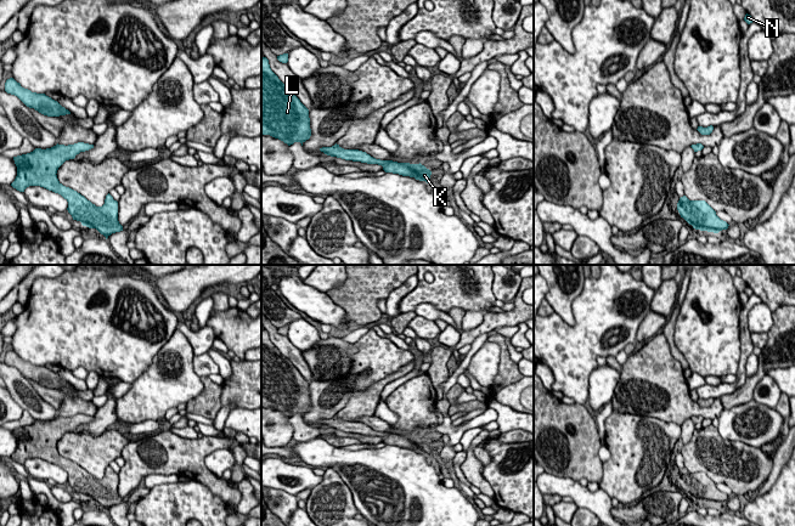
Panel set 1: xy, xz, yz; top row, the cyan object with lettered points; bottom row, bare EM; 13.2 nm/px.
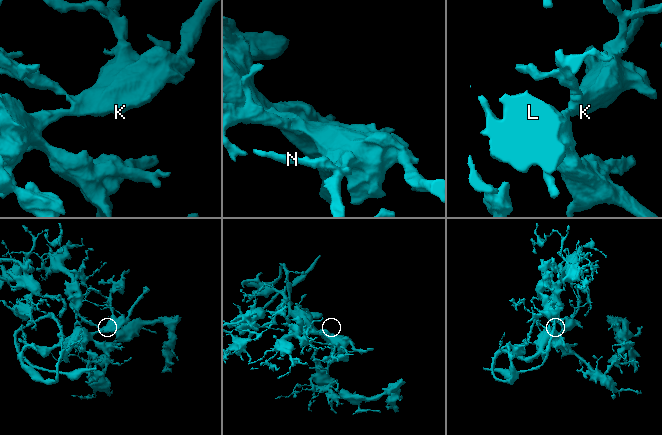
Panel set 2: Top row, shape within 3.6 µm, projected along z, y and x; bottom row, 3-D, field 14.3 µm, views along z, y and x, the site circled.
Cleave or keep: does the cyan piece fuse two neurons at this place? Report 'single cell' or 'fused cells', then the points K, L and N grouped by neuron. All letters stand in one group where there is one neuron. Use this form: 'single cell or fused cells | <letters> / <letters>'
single cell | K L N

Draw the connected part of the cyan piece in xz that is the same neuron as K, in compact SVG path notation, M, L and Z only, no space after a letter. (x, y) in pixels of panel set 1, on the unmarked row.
M337 415L332 419L322 419L320 420L320 423L327 428L342 430L345 432L361 434L367 436L378 436L383 439L383 442L385 445L410 448L410 449L415 449L416 452L425 453L427 456L430 456L432 443L427 441L424 437L422 437L421 435L410 436L410 435L398 435L393 432L380 432L359 422L344 422Z

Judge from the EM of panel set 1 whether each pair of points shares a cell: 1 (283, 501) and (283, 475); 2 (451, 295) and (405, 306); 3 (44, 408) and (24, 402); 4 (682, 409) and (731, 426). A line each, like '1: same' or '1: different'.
1: different
2: same
3: same
4: different

